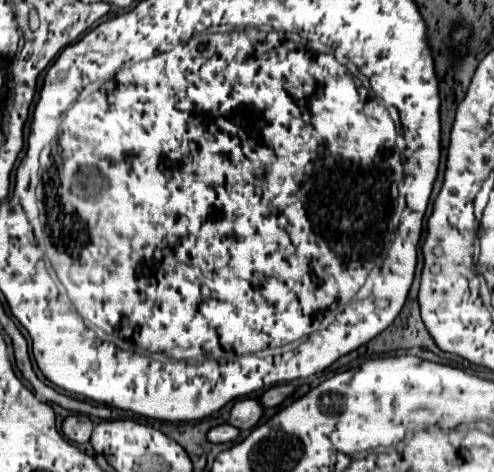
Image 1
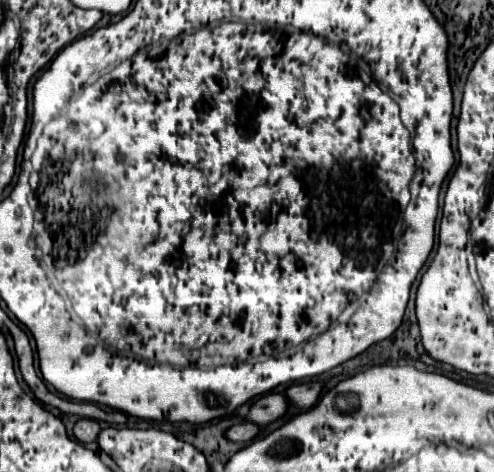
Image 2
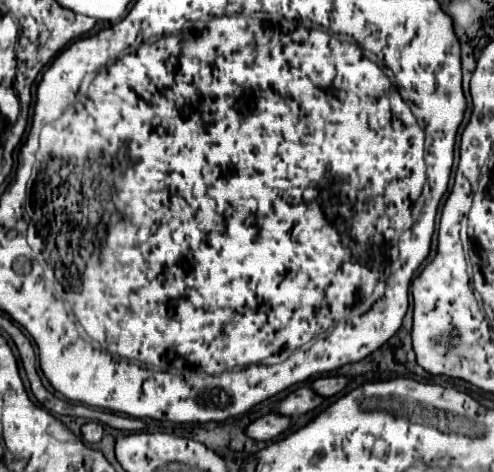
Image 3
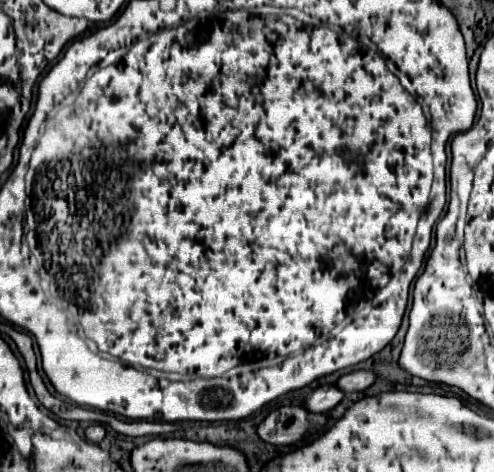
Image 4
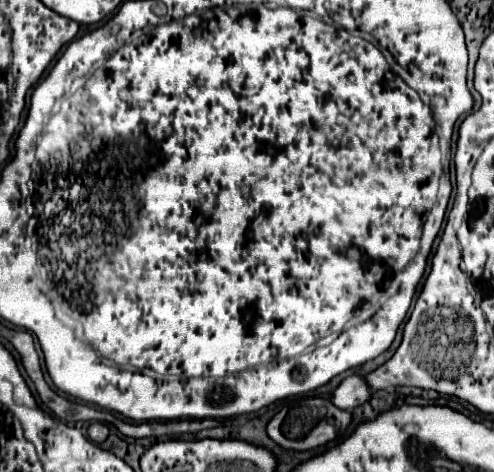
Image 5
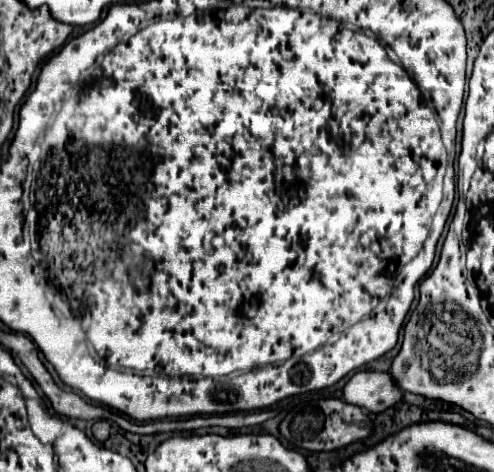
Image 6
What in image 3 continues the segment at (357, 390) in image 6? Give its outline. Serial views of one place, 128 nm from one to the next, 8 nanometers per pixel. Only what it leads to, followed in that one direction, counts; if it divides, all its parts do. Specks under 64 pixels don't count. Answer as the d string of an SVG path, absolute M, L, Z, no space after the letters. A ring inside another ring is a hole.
M300 386L298 390L294 390L292 394L286 396L286 400L282 400L276 408L276 412L280 412L282 416L300 416L300 414L306 414L314 408L318 408L320 404L324 402L324 398L308 388L308 386Z

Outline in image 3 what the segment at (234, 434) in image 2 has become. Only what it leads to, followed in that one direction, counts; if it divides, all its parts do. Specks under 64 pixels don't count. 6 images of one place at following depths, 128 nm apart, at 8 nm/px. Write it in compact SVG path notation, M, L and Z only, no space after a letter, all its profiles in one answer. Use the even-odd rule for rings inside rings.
M272 412L272 414L266 414L266 416L258 418L256 422L252 422L252 424L246 428L246 434L248 434L250 438L254 438L254 440L264 440L264 442L268 442L268 440L274 440L276 436L280 436L282 432L290 430L290 426L292 426L292 418L280 416L280 414Z

